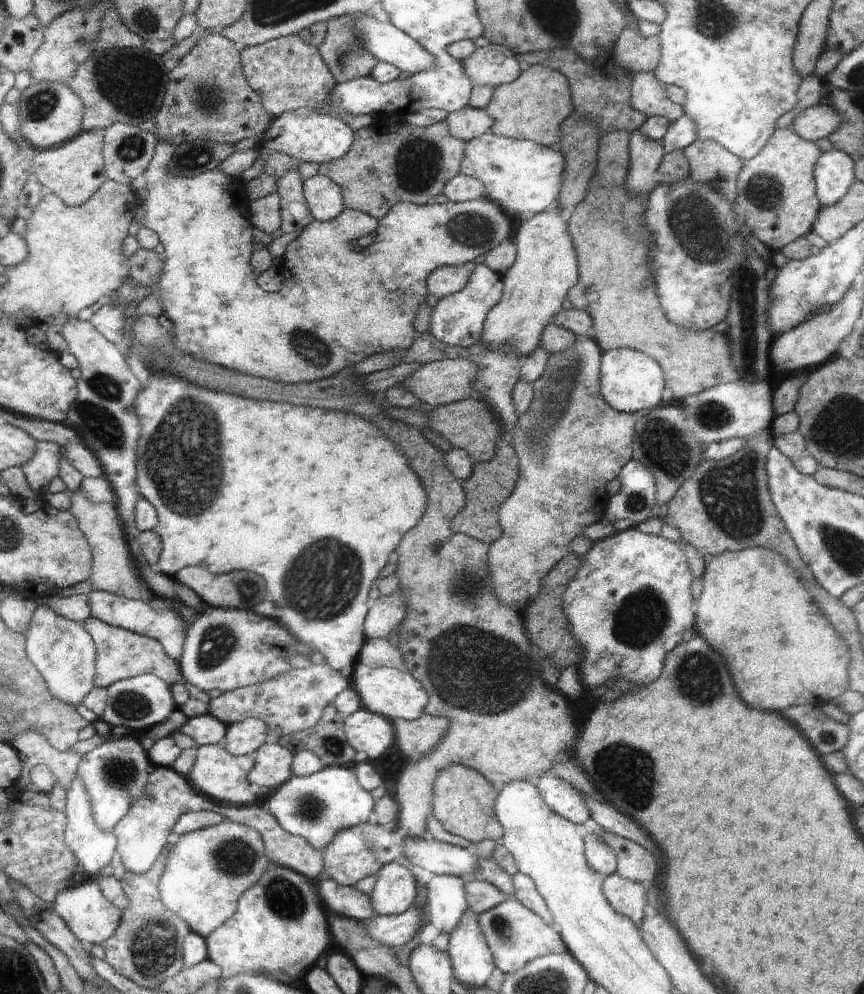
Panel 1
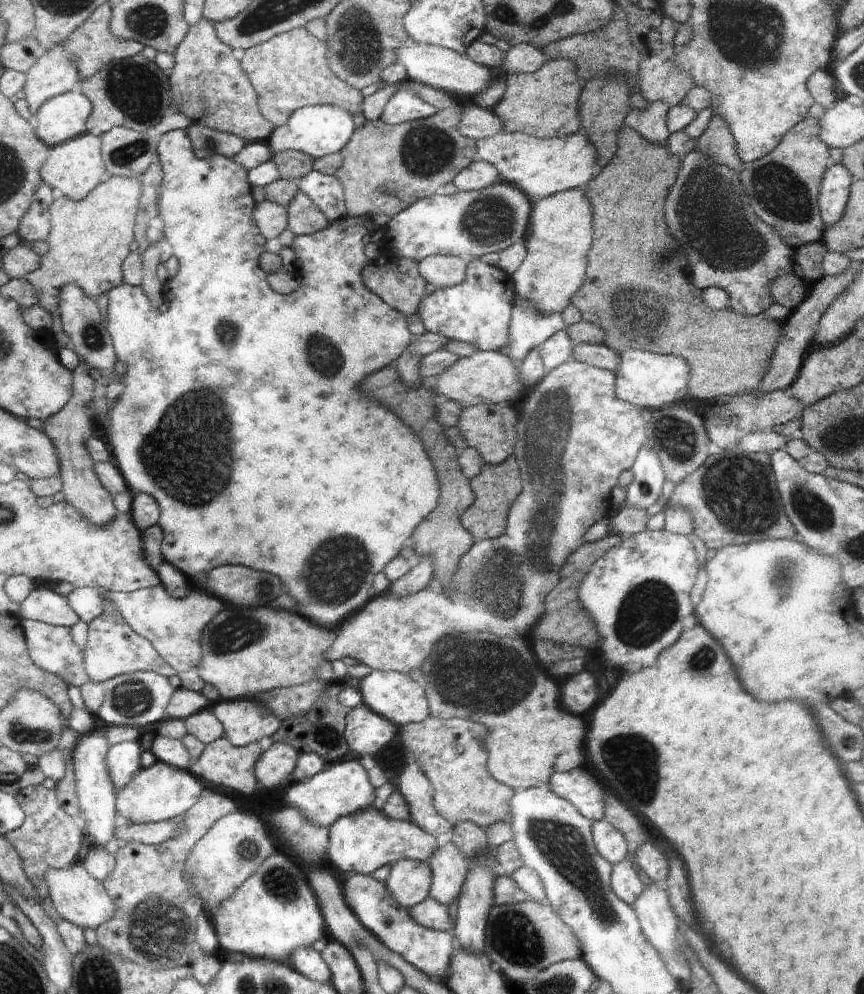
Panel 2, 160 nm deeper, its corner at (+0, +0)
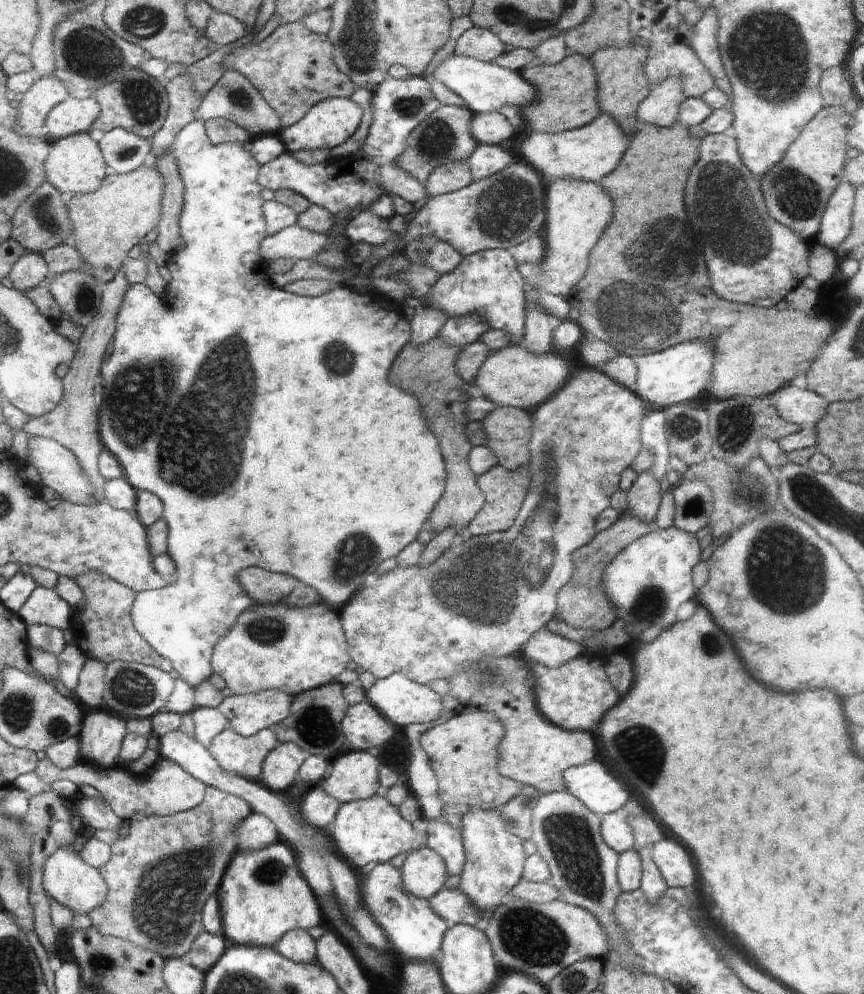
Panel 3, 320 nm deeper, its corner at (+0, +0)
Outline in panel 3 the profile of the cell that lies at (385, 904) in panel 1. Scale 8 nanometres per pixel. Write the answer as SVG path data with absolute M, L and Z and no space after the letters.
M428 845L410 852L401 871L403 887L409 893L429 900L444 888L449 875L444 859Z

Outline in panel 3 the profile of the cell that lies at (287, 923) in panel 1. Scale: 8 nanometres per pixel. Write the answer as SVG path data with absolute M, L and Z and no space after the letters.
M275 842L257 851L235 853L235 857L227 866L216 892L219 898L222 926L224 926L223 936L229 944L274 947L275 942L292 929L306 929L308 931L309 928L320 924L320 919L323 916L318 898L298 870L296 858L284 842L282 844Z

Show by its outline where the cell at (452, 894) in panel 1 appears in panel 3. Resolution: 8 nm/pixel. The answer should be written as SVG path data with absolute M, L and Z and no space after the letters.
M442 818L428 821L426 845L444 859L449 875L461 874L466 855L461 832L456 827Z

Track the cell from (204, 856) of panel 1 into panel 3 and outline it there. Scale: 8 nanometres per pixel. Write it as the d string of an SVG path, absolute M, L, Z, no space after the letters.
M254 810L235 828L238 853L257 851L276 842L278 832L272 821Z

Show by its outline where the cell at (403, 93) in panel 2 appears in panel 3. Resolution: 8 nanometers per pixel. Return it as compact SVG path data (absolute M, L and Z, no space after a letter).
M387 75L372 93L370 104L373 115L368 134L352 159L330 158L328 161L307 165L286 150L278 158L262 165L257 179L263 188L270 188L274 192L278 189L297 192L305 196L312 205L324 207L334 216L349 215L361 210L357 220L345 224L346 234L354 241L364 241L373 245L395 242L398 250L402 251L403 238L390 229L388 223L391 218L380 217L372 210L368 211L368 207L385 194L400 196L410 204L417 203L426 196L425 186L401 169L401 166L397 165L397 158L405 151L407 136L442 104L434 96L430 80L425 76L409 75L405 79L397 79Z

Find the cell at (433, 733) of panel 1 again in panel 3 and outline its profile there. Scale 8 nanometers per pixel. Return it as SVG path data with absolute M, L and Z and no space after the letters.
M473 709L452 715L446 722L429 728L419 738L428 755L444 805L461 804L468 808L496 809L504 806L516 794L520 784L499 773L498 744L504 738L504 726L492 712Z

